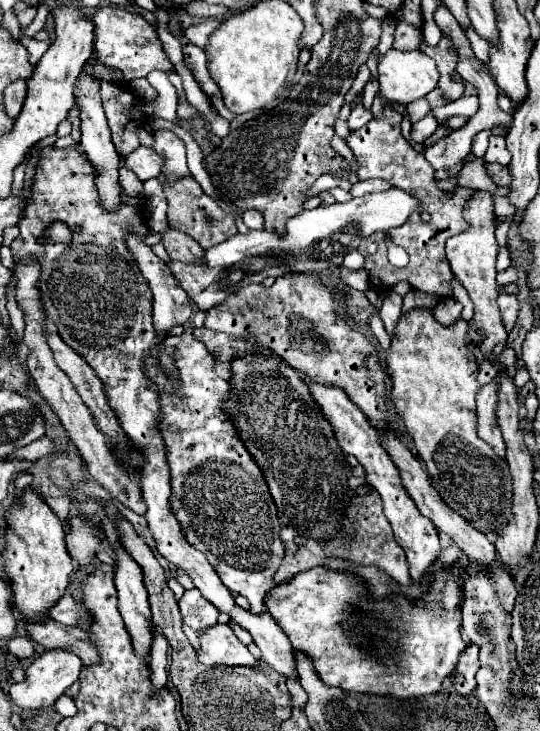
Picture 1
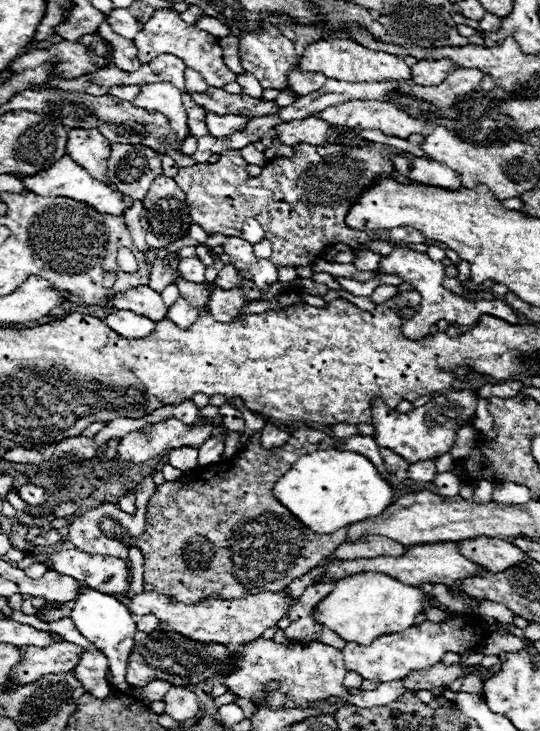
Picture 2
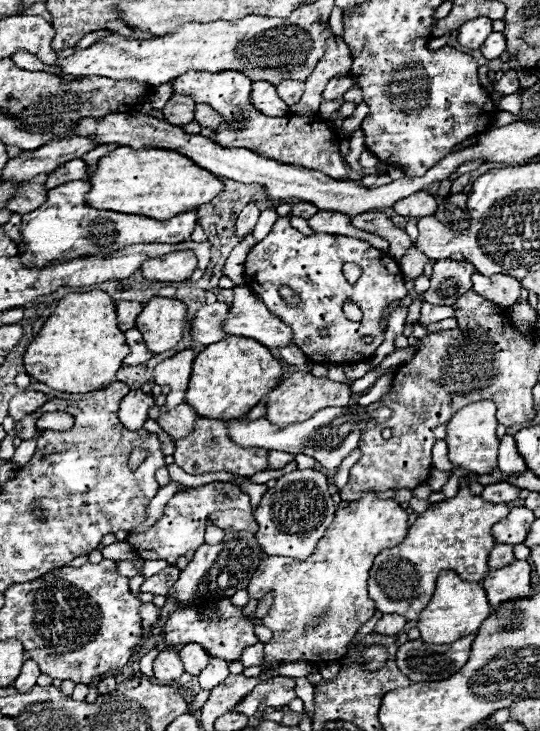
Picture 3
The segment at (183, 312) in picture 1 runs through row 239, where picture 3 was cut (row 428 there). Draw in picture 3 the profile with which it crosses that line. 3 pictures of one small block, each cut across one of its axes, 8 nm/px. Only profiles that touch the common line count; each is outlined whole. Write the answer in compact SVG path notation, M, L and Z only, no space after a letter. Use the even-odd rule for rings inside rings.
M130 390L128 396L120 402L118 418L128 430L140 430L148 418L148 410L152 406L152 396L140 390Z

